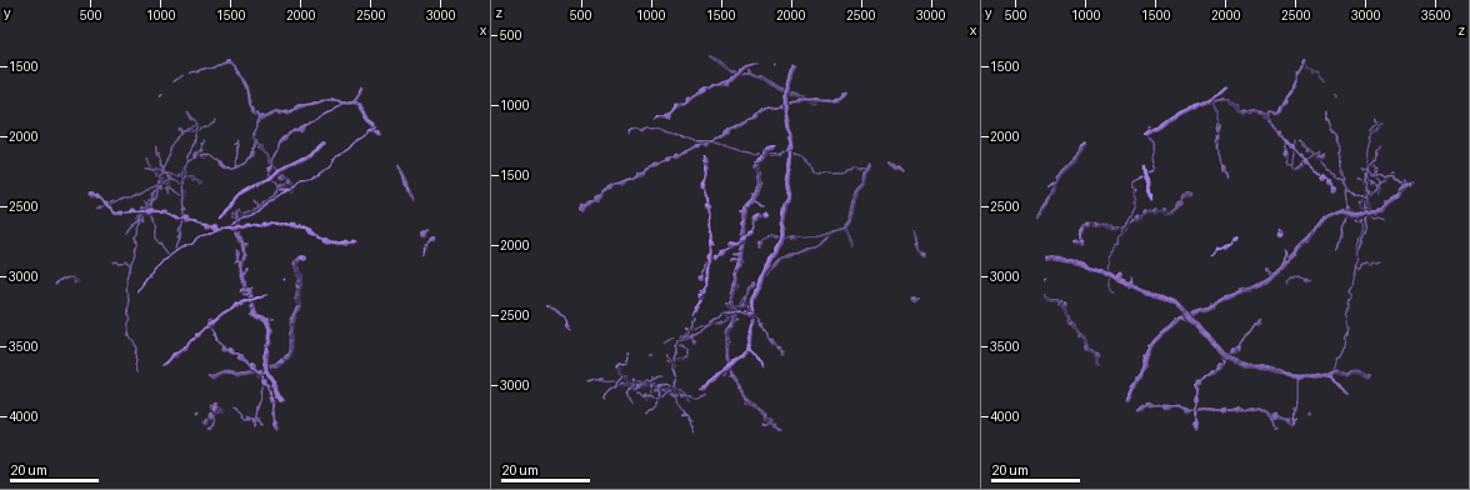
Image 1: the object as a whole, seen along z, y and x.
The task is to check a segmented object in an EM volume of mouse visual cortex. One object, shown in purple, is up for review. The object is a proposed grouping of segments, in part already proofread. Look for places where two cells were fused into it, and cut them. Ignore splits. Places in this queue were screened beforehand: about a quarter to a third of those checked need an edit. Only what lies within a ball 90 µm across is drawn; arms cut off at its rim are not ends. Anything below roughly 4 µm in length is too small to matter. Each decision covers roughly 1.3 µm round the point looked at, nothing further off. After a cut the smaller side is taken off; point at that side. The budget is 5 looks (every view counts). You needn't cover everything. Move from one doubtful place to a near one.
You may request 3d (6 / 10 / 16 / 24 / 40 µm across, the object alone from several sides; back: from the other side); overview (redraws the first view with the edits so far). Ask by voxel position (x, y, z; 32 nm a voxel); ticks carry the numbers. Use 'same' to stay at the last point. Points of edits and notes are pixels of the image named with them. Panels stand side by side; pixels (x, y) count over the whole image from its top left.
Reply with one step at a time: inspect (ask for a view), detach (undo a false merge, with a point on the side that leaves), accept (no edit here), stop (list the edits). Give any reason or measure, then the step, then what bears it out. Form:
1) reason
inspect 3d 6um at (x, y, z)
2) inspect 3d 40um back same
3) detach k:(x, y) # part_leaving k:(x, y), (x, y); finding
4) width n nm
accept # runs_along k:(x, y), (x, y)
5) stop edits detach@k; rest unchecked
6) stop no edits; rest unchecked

arms part here
inspect 3d 24um at (1680, 2060, 2420)

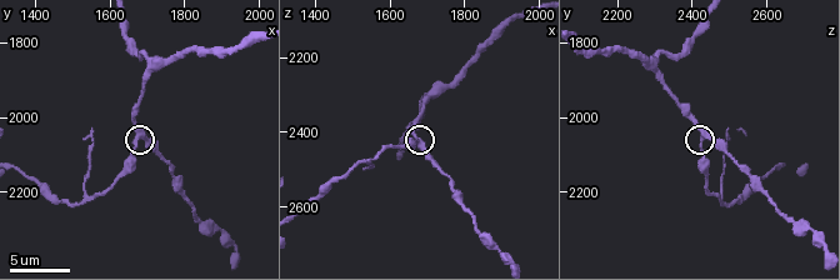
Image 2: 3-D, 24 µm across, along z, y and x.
inspect 3d 6um at (1680, 2050, 2430)

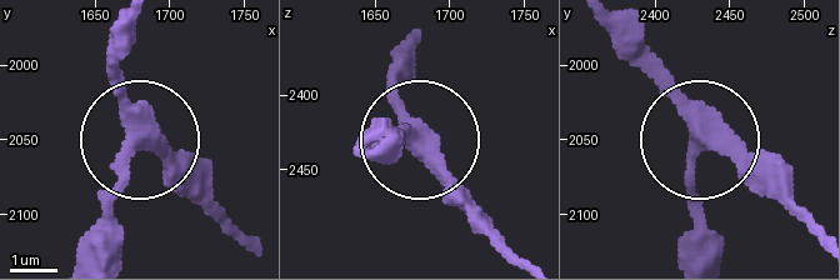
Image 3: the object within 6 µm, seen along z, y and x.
inspect 3d 6um back at (1686, 2050, 2438)

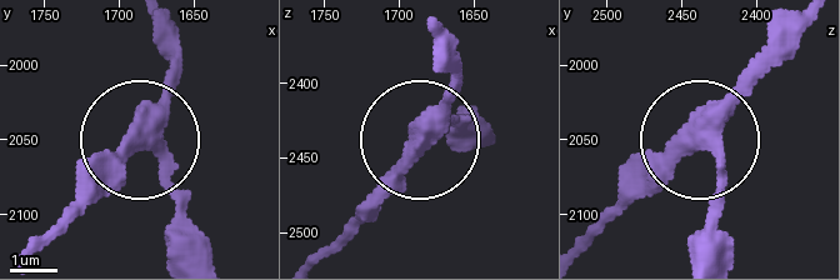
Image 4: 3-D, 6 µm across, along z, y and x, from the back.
accept # one cell here

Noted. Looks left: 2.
arms part here
inspect 3d 24um at (1260, 2120, 2620)

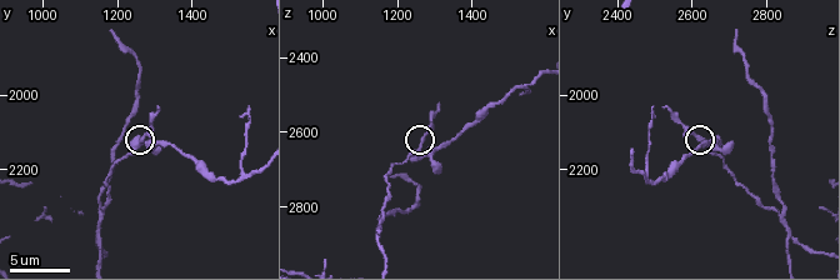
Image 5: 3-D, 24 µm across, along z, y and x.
inspect 3d 6um at (1250, 2130, 2640)

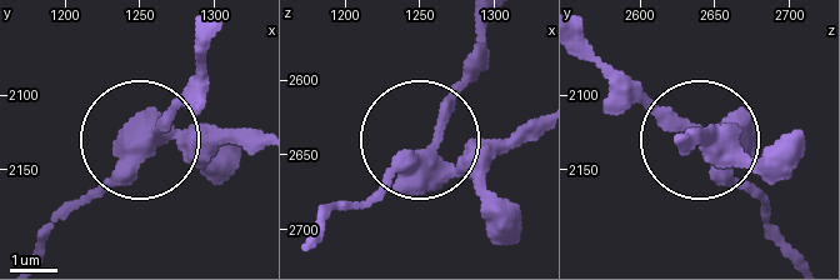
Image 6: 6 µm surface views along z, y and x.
width 350 nm
detach 6:(166, 125) # part_leaving 6:(134, 149), (41, 253); a second cell is stuck on

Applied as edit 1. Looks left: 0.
stop edits detach@6; rest unchecked

